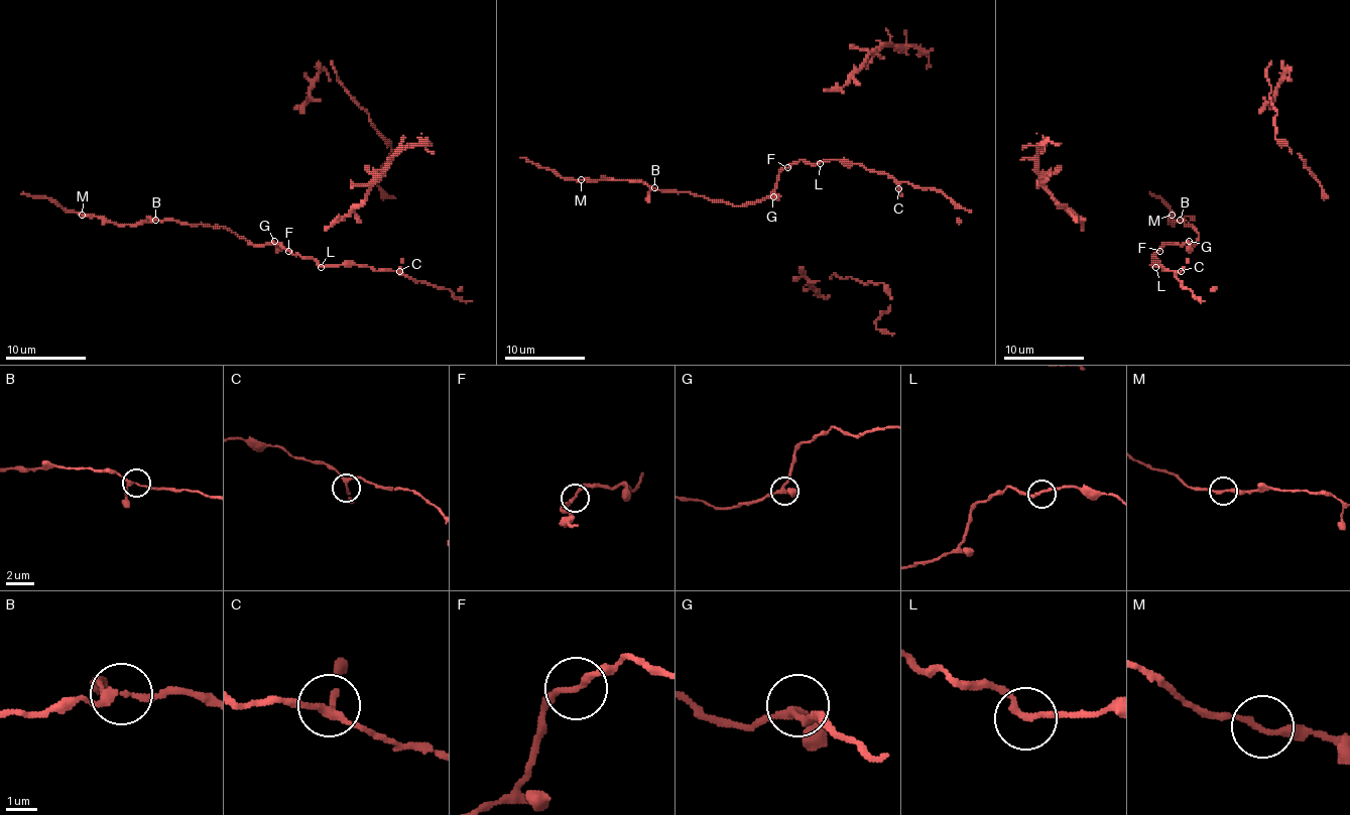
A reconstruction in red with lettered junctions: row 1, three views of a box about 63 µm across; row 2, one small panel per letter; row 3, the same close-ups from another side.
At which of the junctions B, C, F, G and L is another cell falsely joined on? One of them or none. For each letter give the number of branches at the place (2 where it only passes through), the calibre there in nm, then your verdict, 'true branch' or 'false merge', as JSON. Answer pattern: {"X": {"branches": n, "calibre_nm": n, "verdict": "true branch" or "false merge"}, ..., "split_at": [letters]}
{"B": {"branches": 3, "calibre_nm": 180, "verdict": "true branch"}, "C": {"branches": 3, "calibre_nm": 190, "verdict": "true branch"}, "F": {"branches": 2, "calibre_nm": 200, "verdict": "true branch"}, "G": {"branches": 3, "calibre_nm": 240, "verdict": "true branch"}, "L": {"branches": 2, "calibre_nm": 180, "verdict": "true branch"}, "split_at": []}

